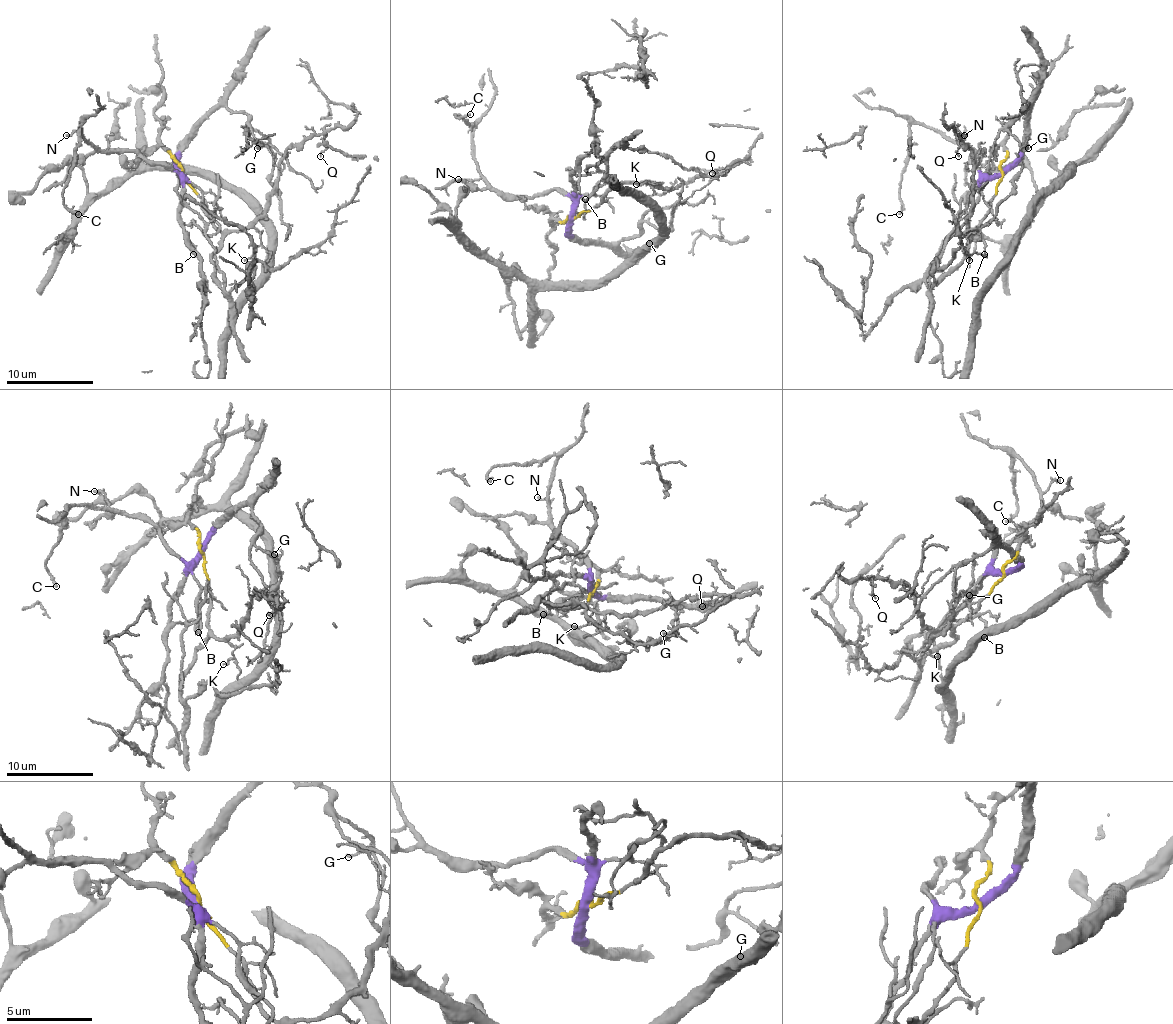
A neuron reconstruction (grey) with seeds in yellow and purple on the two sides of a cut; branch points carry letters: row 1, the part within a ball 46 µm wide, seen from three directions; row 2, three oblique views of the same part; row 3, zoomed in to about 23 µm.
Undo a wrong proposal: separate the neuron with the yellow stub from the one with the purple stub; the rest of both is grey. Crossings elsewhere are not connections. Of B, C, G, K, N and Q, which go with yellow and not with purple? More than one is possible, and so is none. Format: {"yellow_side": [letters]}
{"yellow_side": ["K", "Q"]}

